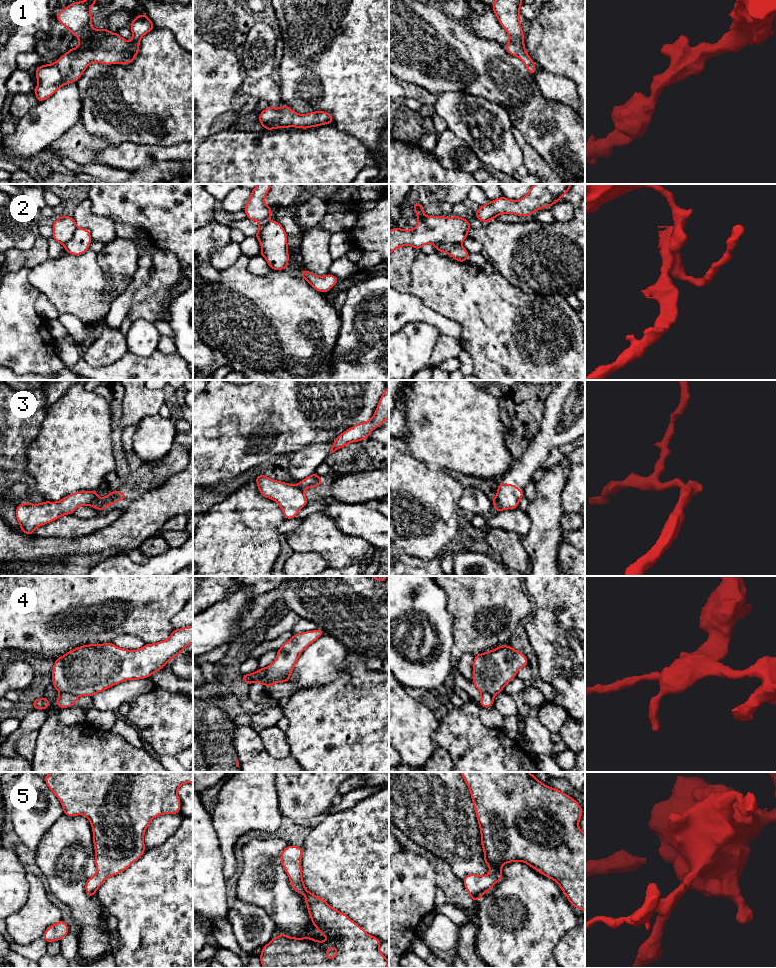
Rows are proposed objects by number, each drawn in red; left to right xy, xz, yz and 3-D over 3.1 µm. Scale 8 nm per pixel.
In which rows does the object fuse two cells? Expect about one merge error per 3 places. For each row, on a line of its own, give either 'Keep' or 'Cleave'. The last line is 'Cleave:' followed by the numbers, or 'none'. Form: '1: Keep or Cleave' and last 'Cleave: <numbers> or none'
1: Keep
2: Cleave
3: Cleave
4: Cleave
5: Keep
Cleave: 2, 3, 4

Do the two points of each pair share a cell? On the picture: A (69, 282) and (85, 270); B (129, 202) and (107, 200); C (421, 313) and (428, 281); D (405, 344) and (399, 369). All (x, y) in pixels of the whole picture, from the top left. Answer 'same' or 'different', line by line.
A: same
B: same
C: different
D: same

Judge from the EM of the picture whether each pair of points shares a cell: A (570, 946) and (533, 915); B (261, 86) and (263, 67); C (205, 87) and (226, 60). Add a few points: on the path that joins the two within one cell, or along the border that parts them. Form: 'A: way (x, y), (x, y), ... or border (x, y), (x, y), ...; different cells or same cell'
A: border (574, 927), (559, 940), (554, 948), (553, 957); different cells
B: border (244, 74), (250, 77), (270, 76); different cells
C: way (211, 80), (218, 73), (219, 67); same cell

